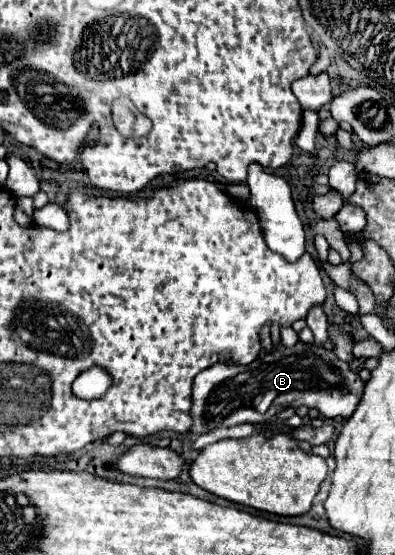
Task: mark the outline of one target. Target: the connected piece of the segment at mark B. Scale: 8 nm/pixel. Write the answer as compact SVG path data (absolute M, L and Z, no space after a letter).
M296 343L294 347L280 347L246 367L216 363L210 369L204 369L194 379L192 387L192 433L202 435L216 427L232 427L240 423L262 425L272 421L286 407L300 405L318 409L328 419L348 419L360 403L360 397L364 395L362 391L364 381L348 363L318 345Z

